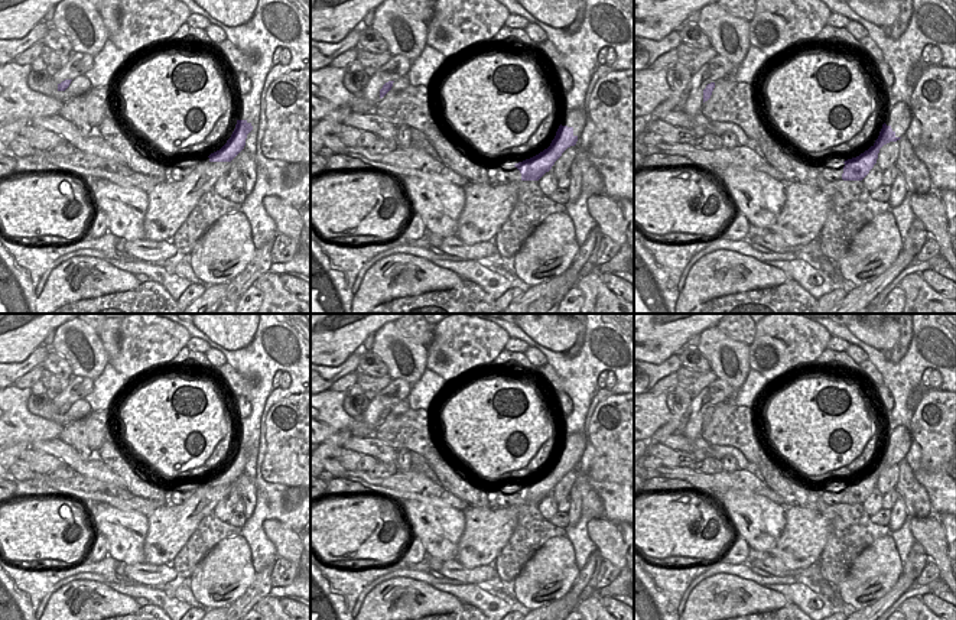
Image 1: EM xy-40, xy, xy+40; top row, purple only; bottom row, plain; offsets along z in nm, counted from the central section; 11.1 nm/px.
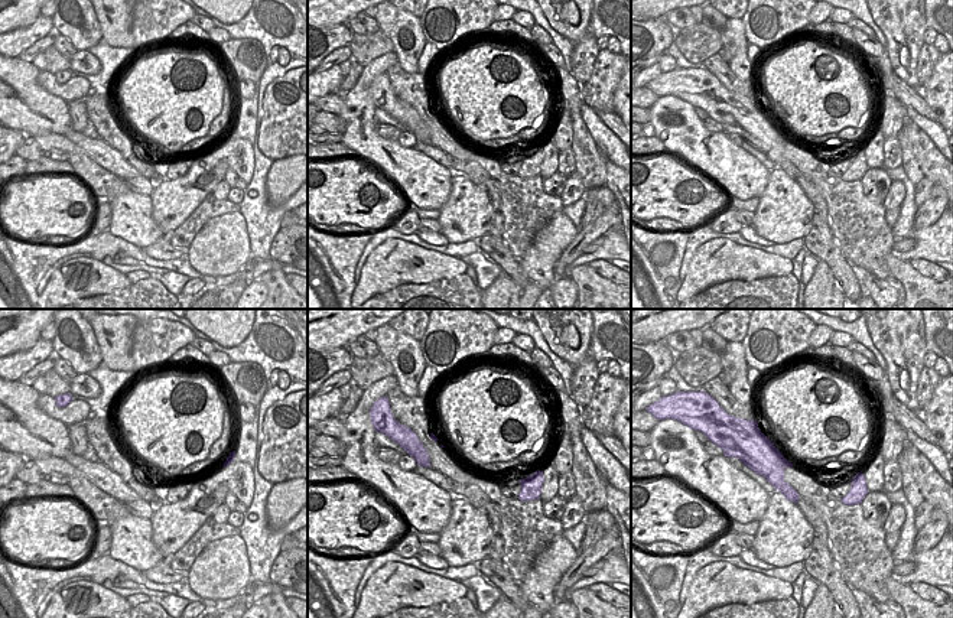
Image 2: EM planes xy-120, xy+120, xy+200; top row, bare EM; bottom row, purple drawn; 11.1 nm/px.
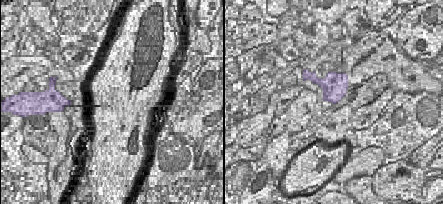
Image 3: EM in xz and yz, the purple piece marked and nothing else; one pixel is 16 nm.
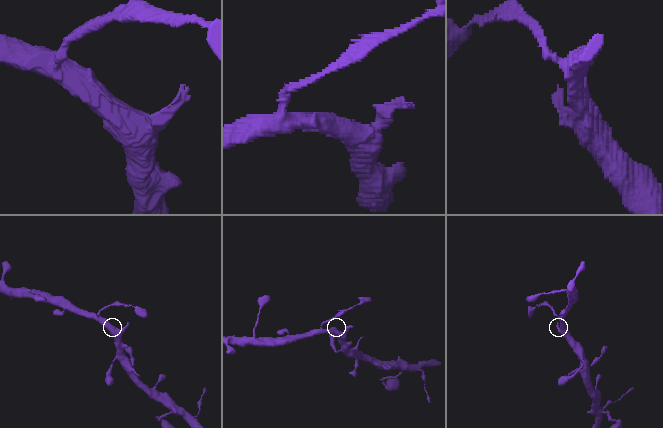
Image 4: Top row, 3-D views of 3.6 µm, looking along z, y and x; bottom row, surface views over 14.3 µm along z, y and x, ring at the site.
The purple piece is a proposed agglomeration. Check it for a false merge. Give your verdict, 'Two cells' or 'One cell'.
One cell

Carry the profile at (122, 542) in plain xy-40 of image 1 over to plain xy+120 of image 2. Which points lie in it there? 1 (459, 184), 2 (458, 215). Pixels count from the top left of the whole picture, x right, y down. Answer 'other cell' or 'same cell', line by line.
1: other cell
2: other cell

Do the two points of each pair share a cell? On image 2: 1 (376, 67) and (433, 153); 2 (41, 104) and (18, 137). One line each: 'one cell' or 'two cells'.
1: two cells
2: two cells

